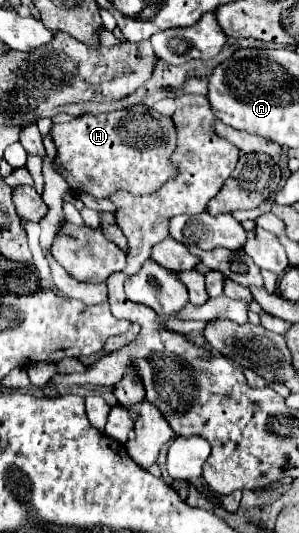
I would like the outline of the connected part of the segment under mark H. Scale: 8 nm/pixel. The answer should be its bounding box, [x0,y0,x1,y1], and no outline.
[52,106,176,198]

